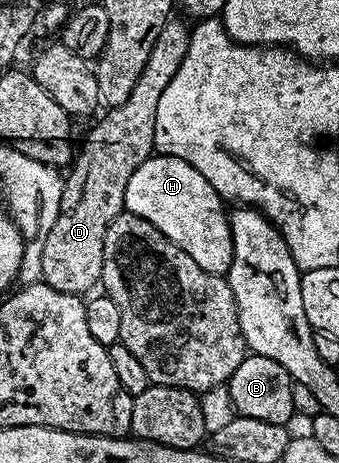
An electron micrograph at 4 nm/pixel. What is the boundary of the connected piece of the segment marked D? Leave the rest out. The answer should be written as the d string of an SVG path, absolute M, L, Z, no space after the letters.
M169 18L162 26L162 34L158 34L158 42L154 42L154 50L150 50L150 58L146 58L146 66L142 66L142 74L138 74L130 98L117 108L105 111L105 116L89 130L88 141L81 148L79 145L70 165L72 173L63 177L58 218L54 218L50 234L46 234L40 271L43 283L54 286L54 290L85 294L91 293L91 288L101 283L106 230L110 222L125 211L124 199L130 174L153 155L158 102L162 90L170 86L170 78L174 78L186 56L190 28L176 19Z

